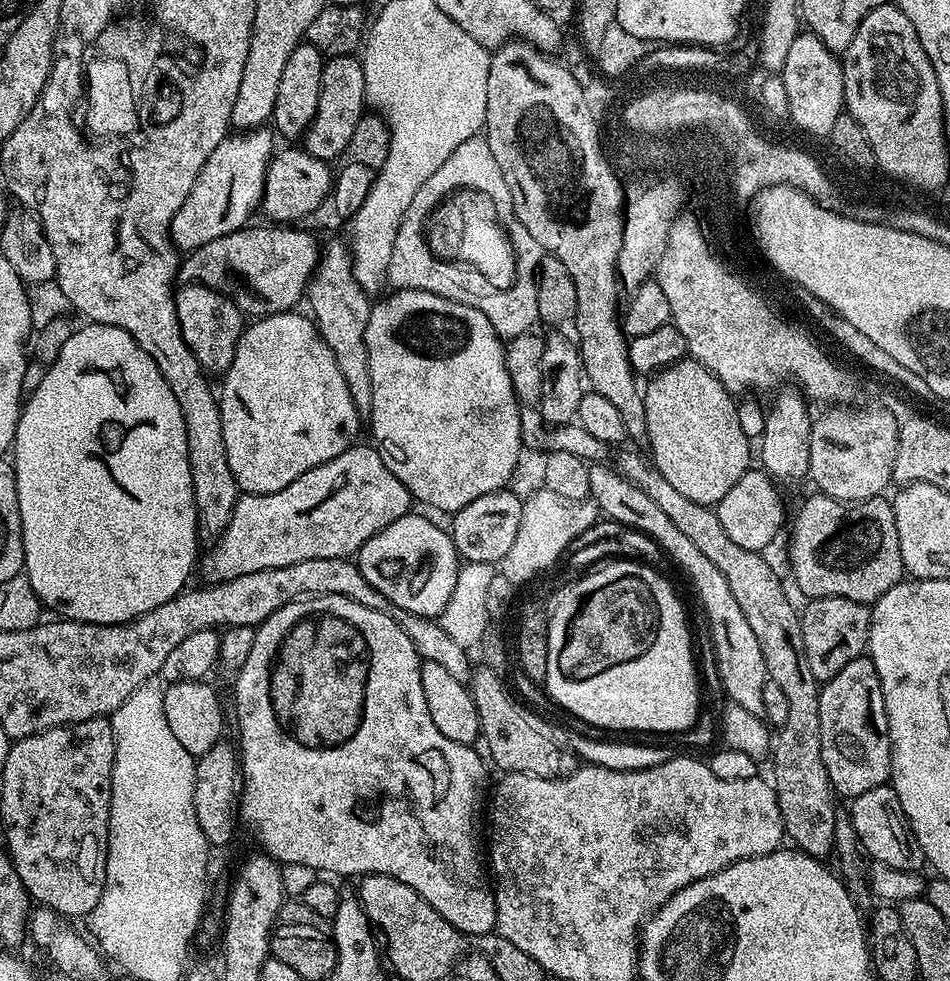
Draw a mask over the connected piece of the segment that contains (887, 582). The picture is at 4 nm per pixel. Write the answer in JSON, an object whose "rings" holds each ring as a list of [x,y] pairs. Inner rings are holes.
{"rings":[[[815,494],[800,508],[792,524],[792,541],[788,544],[788,560],[792,563],[792,576],[804,598],[817,600],[827,596],[850,598],[850,602],[875,604],[886,590],[905,579],[902,550],[898,546],[898,526],[894,522],[894,510],[884,498],[871,500],[835,500],[823,494]]]}

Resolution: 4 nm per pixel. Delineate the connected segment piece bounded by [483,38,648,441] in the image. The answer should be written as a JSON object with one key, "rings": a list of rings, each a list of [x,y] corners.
{"rings":[[[519,38],[509,40],[491,53],[490,70],[486,78],[483,131],[490,146],[490,154],[494,154],[494,162],[498,162],[502,178],[506,178],[506,186],[510,186],[510,202],[518,222],[526,226],[530,238],[534,238],[534,242],[538,242],[547,255],[562,262],[566,274],[570,274],[574,282],[575,339],[591,391],[602,394],[602,398],[609,399],[622,413],[622,422],[626,425],[629,438],[643,441],[648,435],[644,393],[642,384],[636,381],[639,380],[638,374],[632,369],[628,357],[630,340],[622,327],[622,285],[616,271],[618,254],[622,250],[626,196],[624,200],[624,188],[616,177],[617,169],[601,141],[601,125],[586,106],[582,86],[575,81],[574,74],[567,66],[560,60],[559,64],[552,59],[556,58],[537,52],[534,45],[526,44]]]}

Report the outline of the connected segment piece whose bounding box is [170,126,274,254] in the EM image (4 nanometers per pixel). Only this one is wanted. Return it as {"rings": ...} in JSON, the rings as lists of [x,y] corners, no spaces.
{"rings":[[[261,126],[245,131],[243,134],[229,134],[218,146],[214,146],[214,154],[206,158],[198,178],[194,178],[194,190],[186,194],[186,202],[178,206],[178,214],[174,214],[170,235],[173,244],[181,253],[193,252],[195,248],[214,242],[214,238],[222,238],[226,234],[236,232],[249,223],[252,211],[261,207],[264,198],[264,183],[268,173],[268,164],[273,158],[273,133],[267,127]]]}

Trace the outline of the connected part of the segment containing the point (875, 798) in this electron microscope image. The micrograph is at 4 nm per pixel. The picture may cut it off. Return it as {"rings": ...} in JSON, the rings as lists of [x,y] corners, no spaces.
{"rings":[[[891,783],[874,786],[874,790],[866,790],[866,794],[851,797],[850,804],[850,819],[859,847],[867,854],[869,852],[875,863],[907,872],[920,872],[925,867],[926,861],[916,841],[914,830],[902,810],[902,802],[898,802],[898,794]]]}

